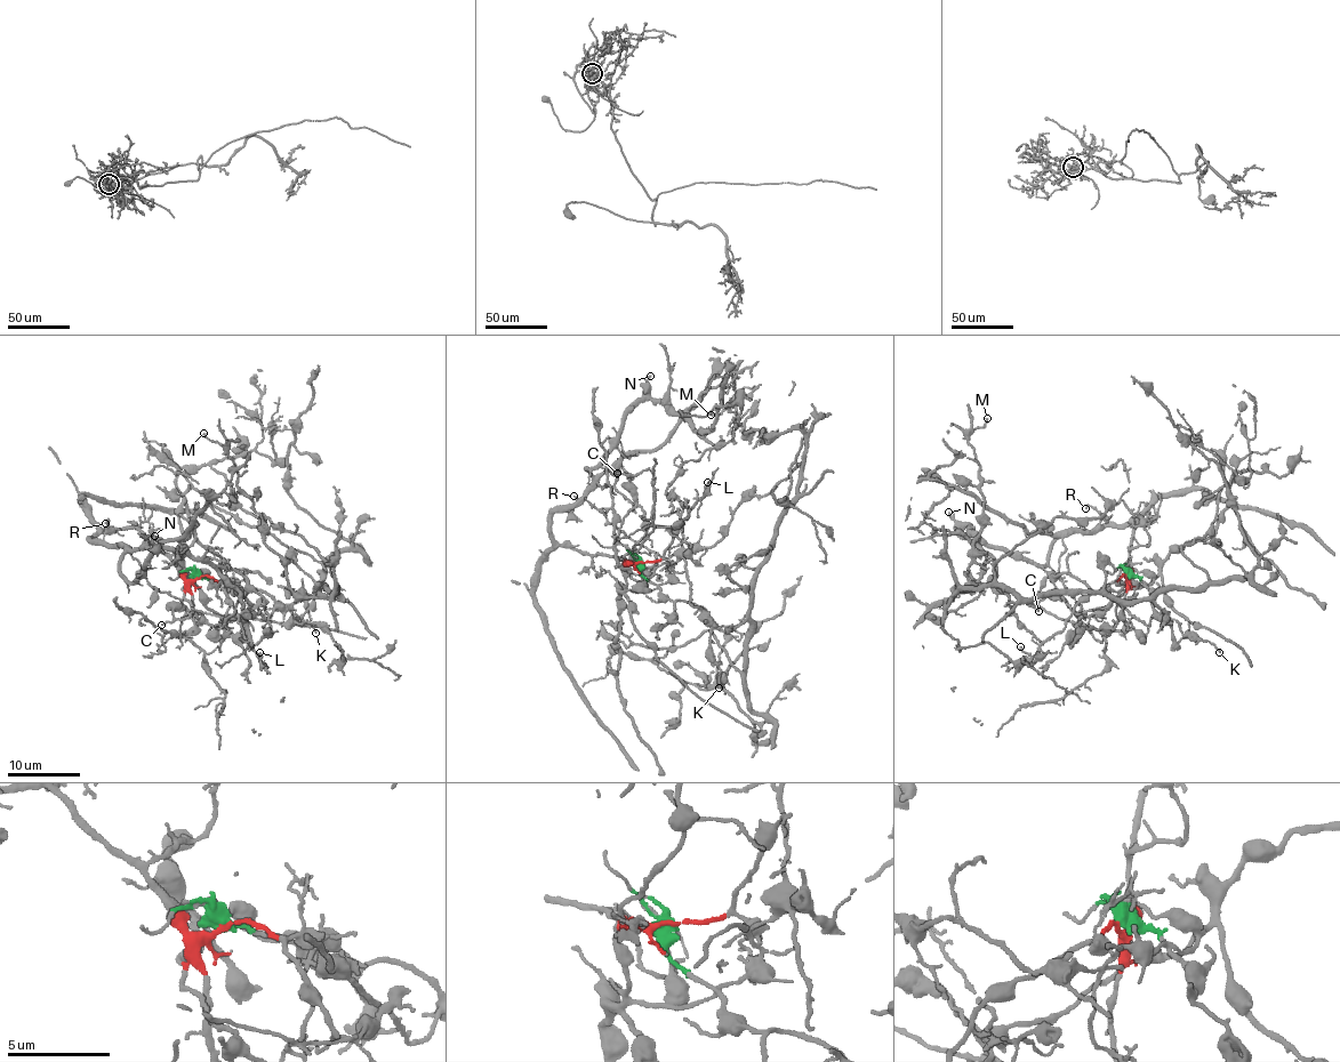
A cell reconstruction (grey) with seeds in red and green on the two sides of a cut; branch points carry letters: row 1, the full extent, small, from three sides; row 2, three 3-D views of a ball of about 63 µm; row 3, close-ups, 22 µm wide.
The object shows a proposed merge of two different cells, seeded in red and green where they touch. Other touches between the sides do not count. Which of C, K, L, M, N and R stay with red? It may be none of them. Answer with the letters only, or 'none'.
C, L, N, R

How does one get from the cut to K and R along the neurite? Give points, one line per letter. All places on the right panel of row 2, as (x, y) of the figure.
K: (1124, 573), (1142, 581), (1157, 612), (1173, 619), (1184, 634), (1195, 635), (1209, 642), (1219, 652)
R: (1124, 573), (1128, 577), (1136, 517), (1124, 525), (1099, 524), (1100, 514), (1089, 505), (1085, 508)

